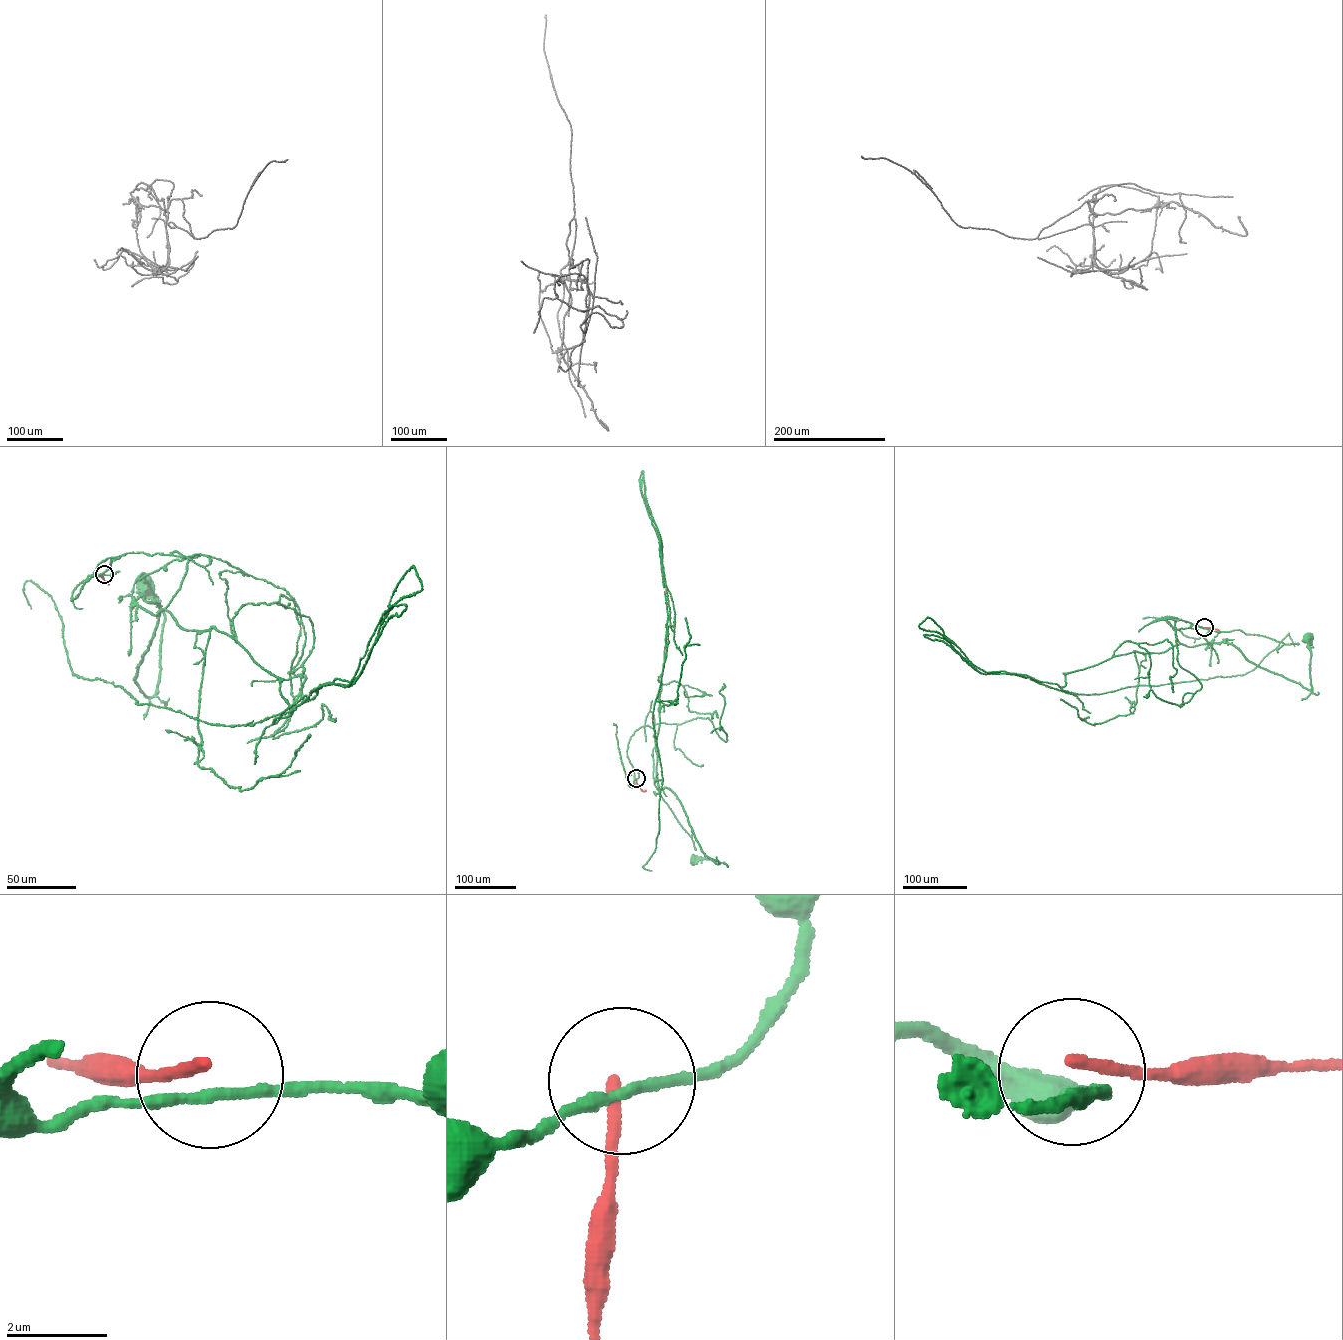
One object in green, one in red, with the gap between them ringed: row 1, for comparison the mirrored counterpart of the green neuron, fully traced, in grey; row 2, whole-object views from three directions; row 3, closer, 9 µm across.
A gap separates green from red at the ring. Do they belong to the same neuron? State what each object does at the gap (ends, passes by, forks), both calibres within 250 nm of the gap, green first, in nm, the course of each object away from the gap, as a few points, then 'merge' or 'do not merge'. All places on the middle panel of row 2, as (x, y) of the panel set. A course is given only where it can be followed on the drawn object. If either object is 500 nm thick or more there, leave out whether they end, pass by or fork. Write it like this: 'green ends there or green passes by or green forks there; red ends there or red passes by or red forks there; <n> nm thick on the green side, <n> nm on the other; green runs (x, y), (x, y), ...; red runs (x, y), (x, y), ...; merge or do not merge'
green passes by; red ends there; 200 nm thick on the green side, 220 nm on the other; green runs (636, 778), (628, 744), (648, 725), (655, 732), (658, 787), (677, 797), (702, 851), (719, 862), (694, 859); red runs (636, 778), (639, 788), (645, 790); do not merge

